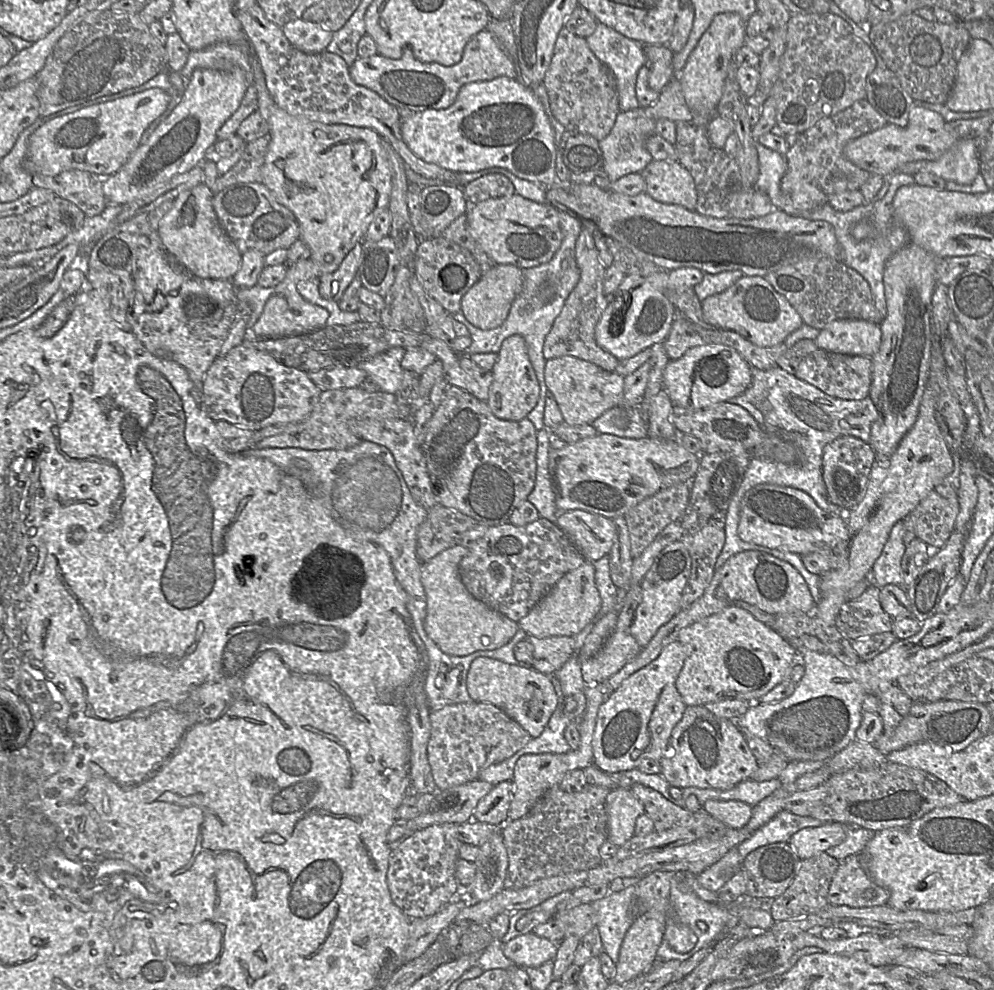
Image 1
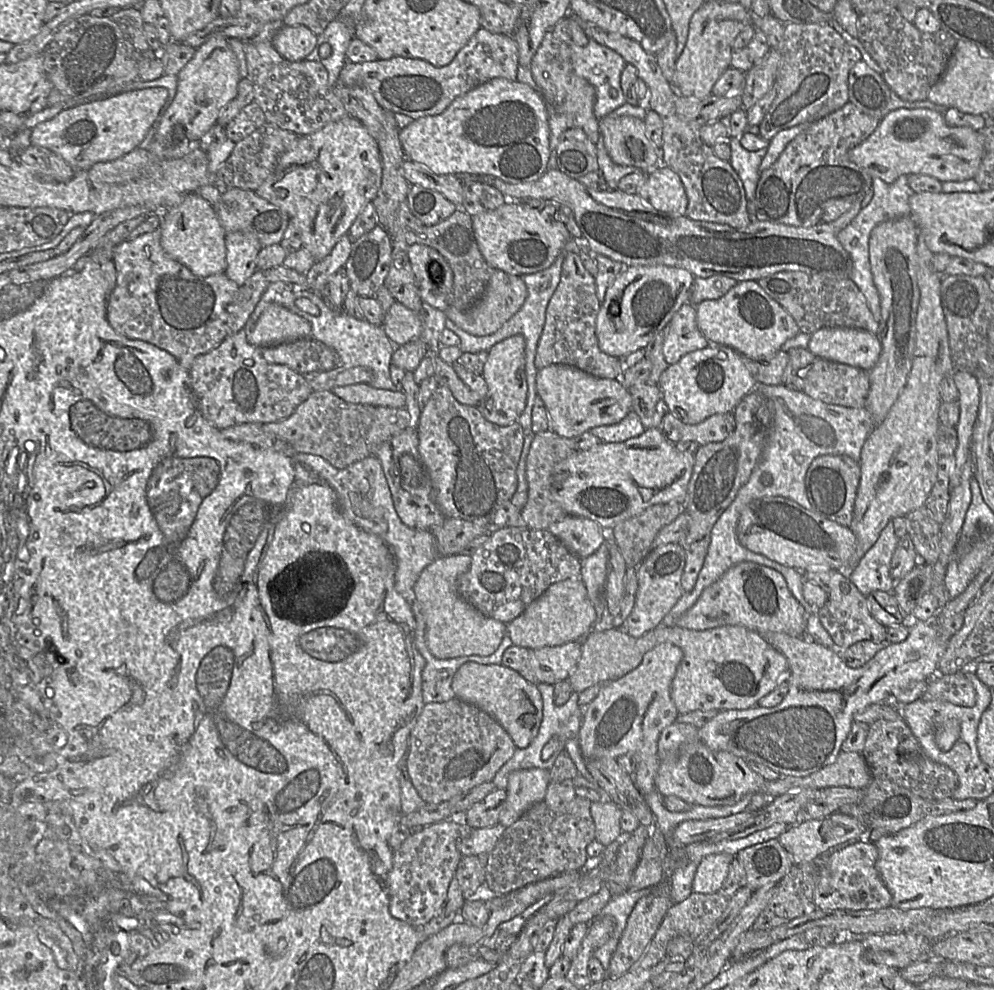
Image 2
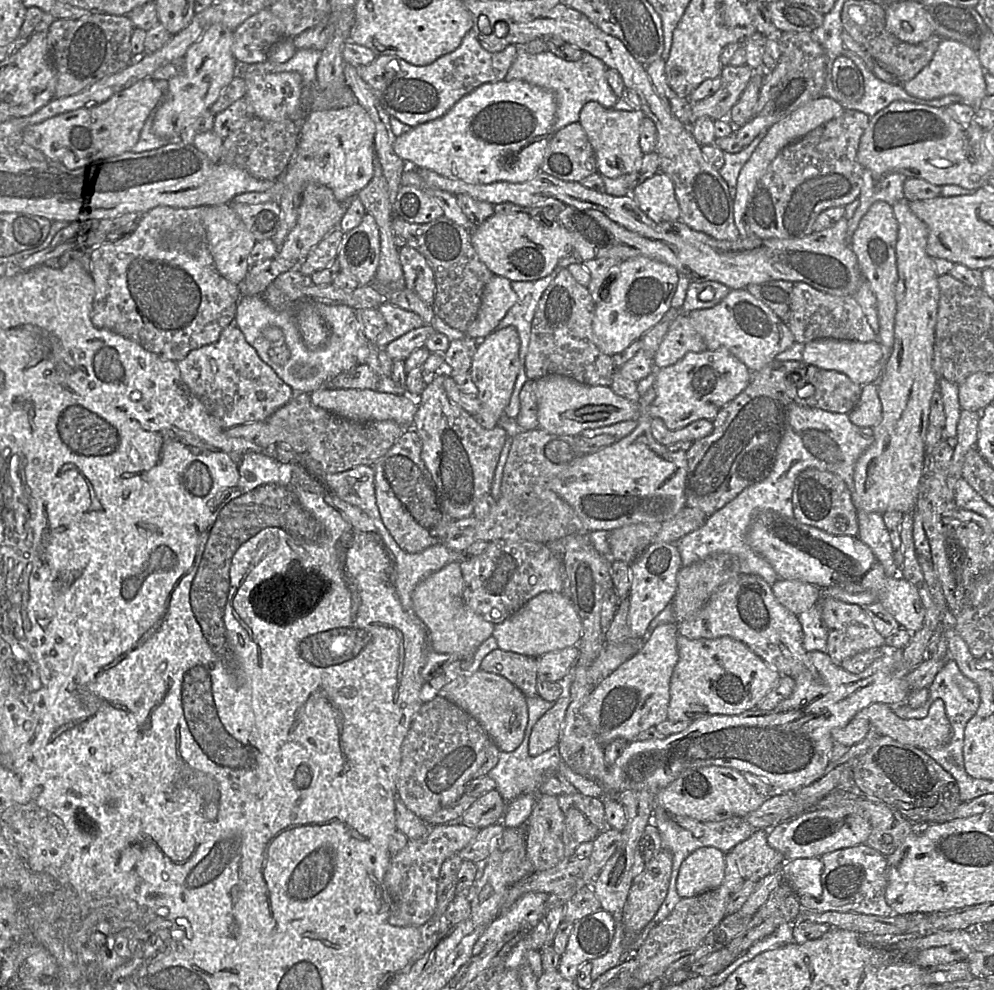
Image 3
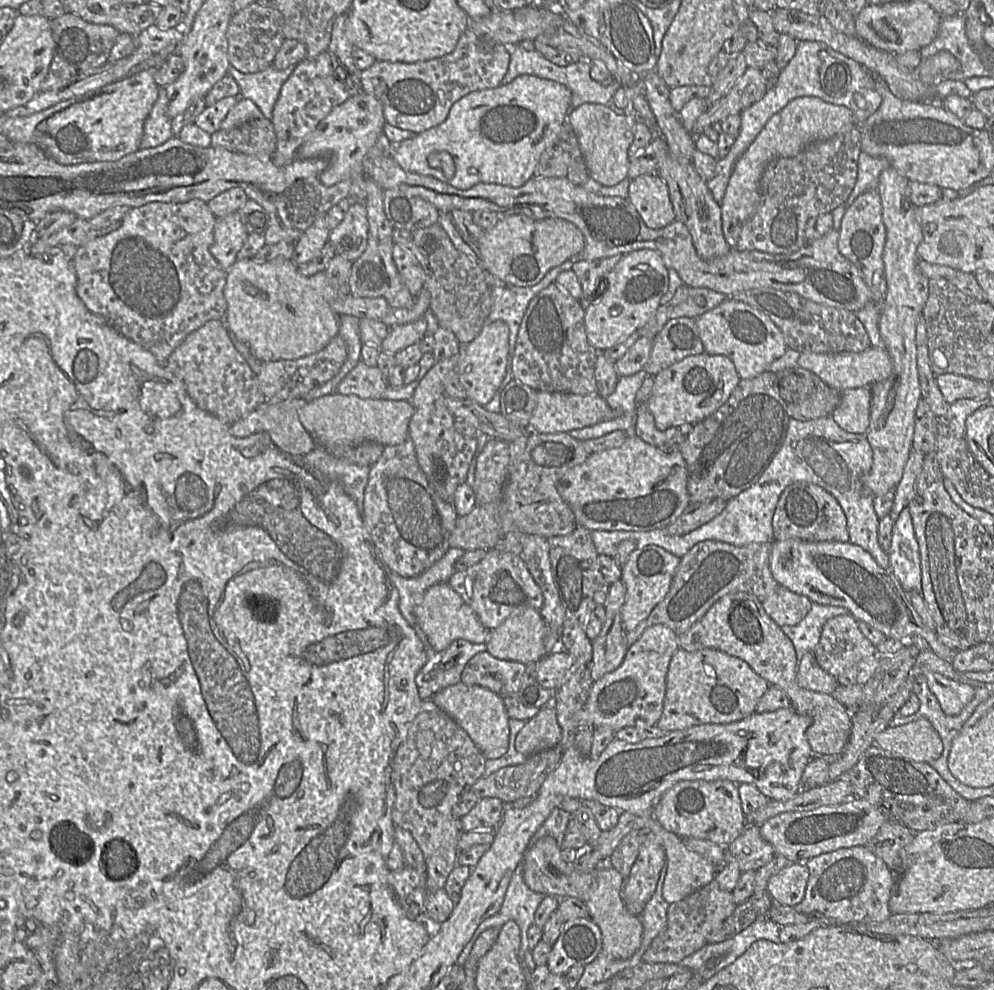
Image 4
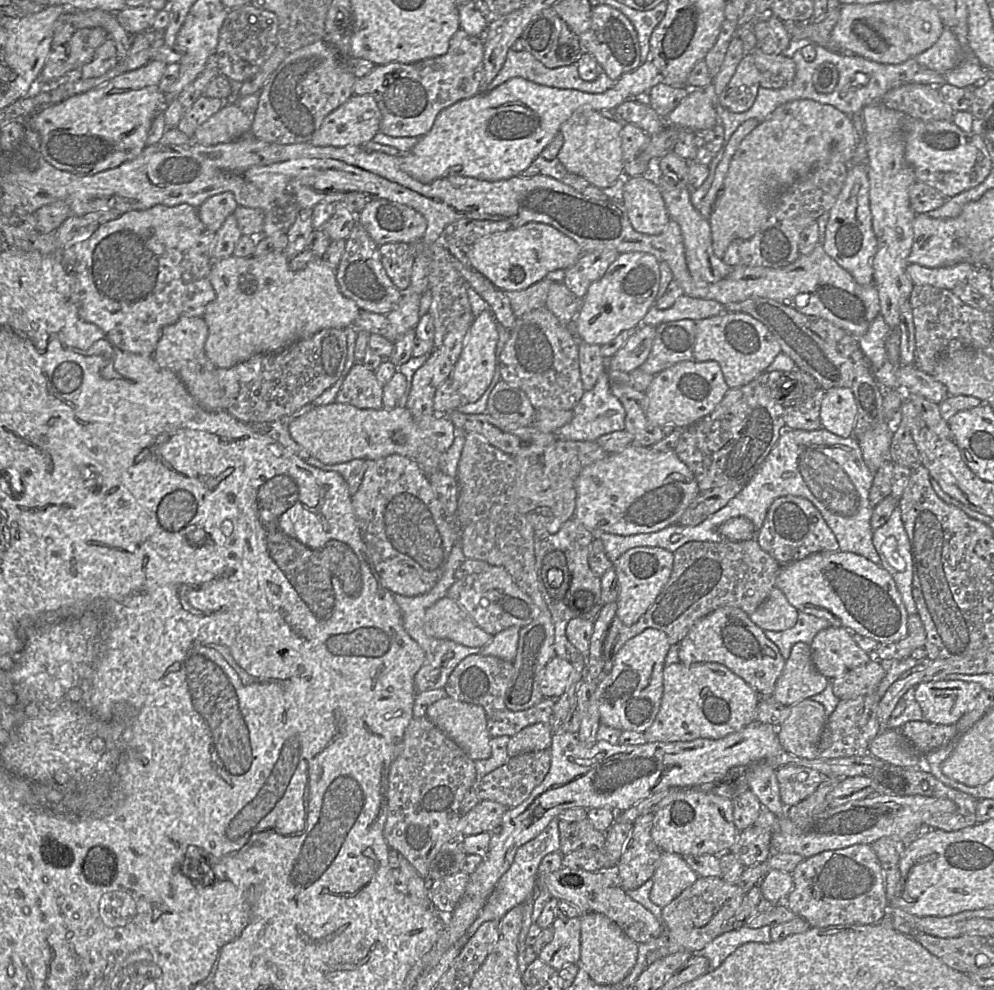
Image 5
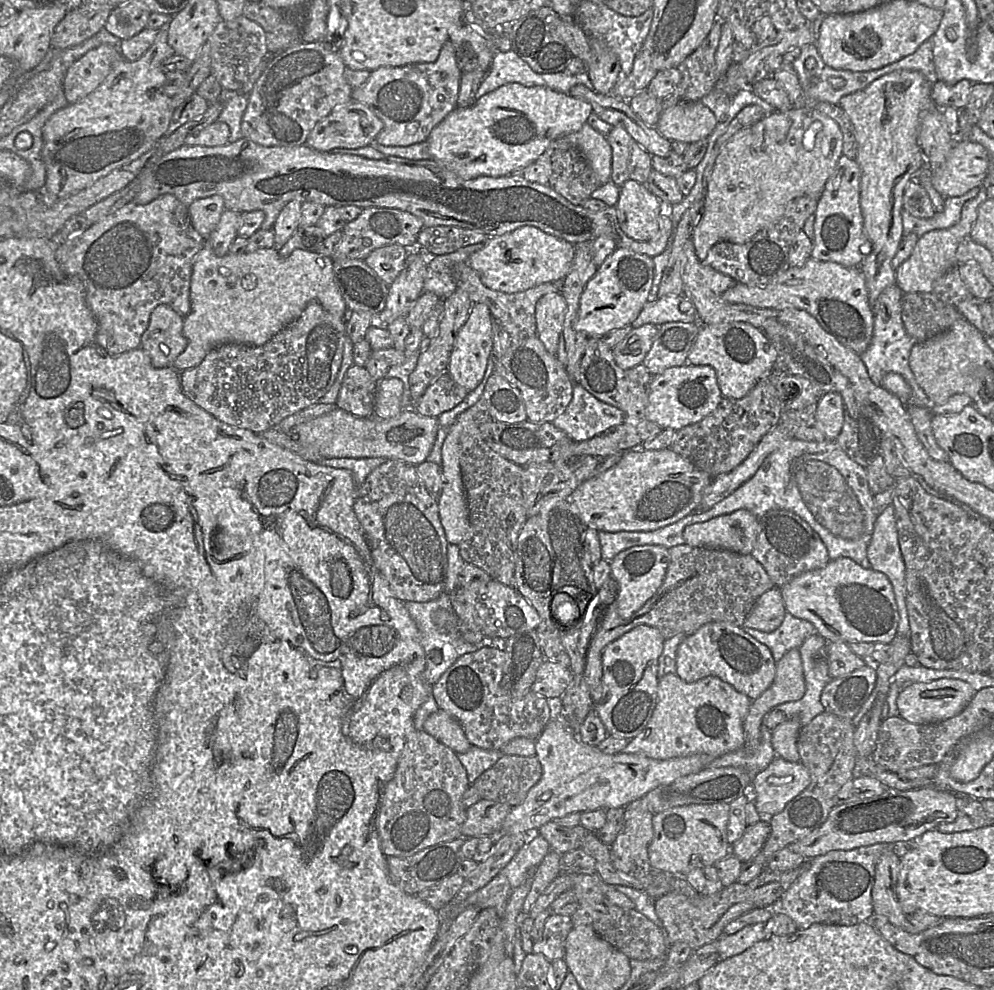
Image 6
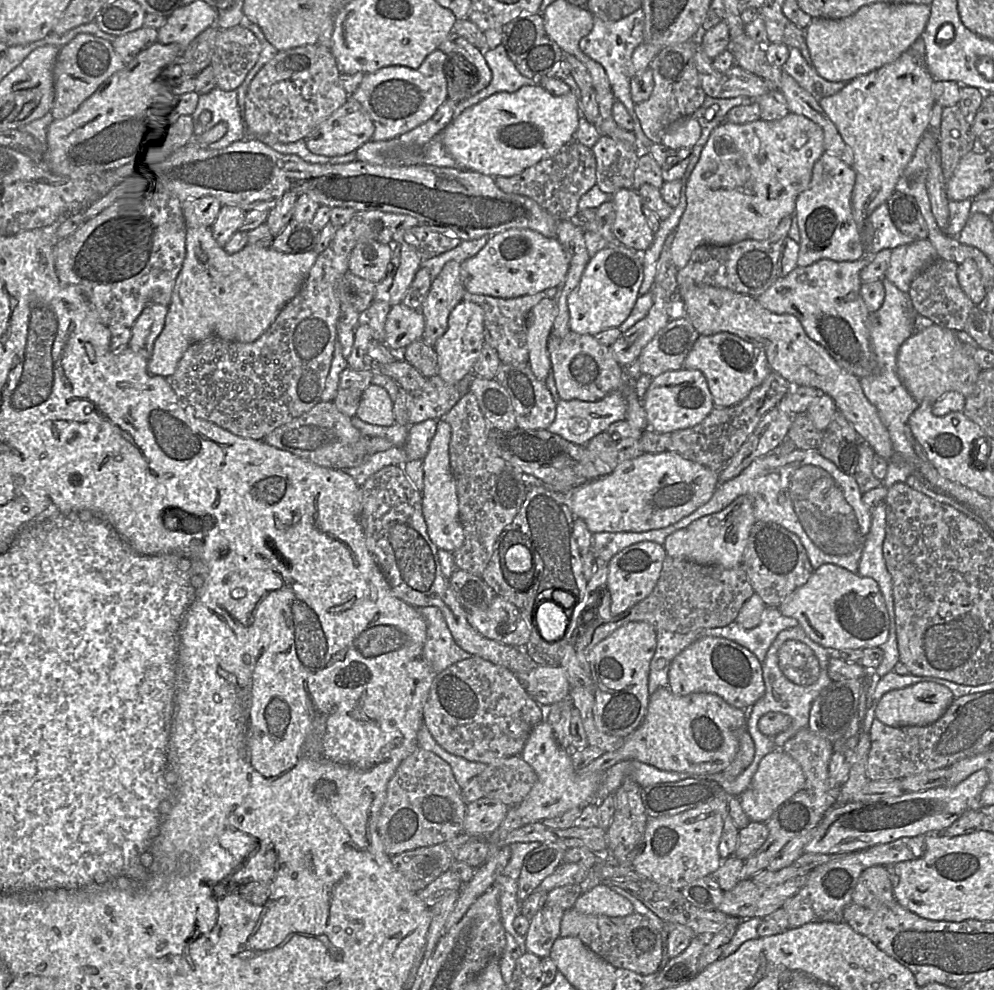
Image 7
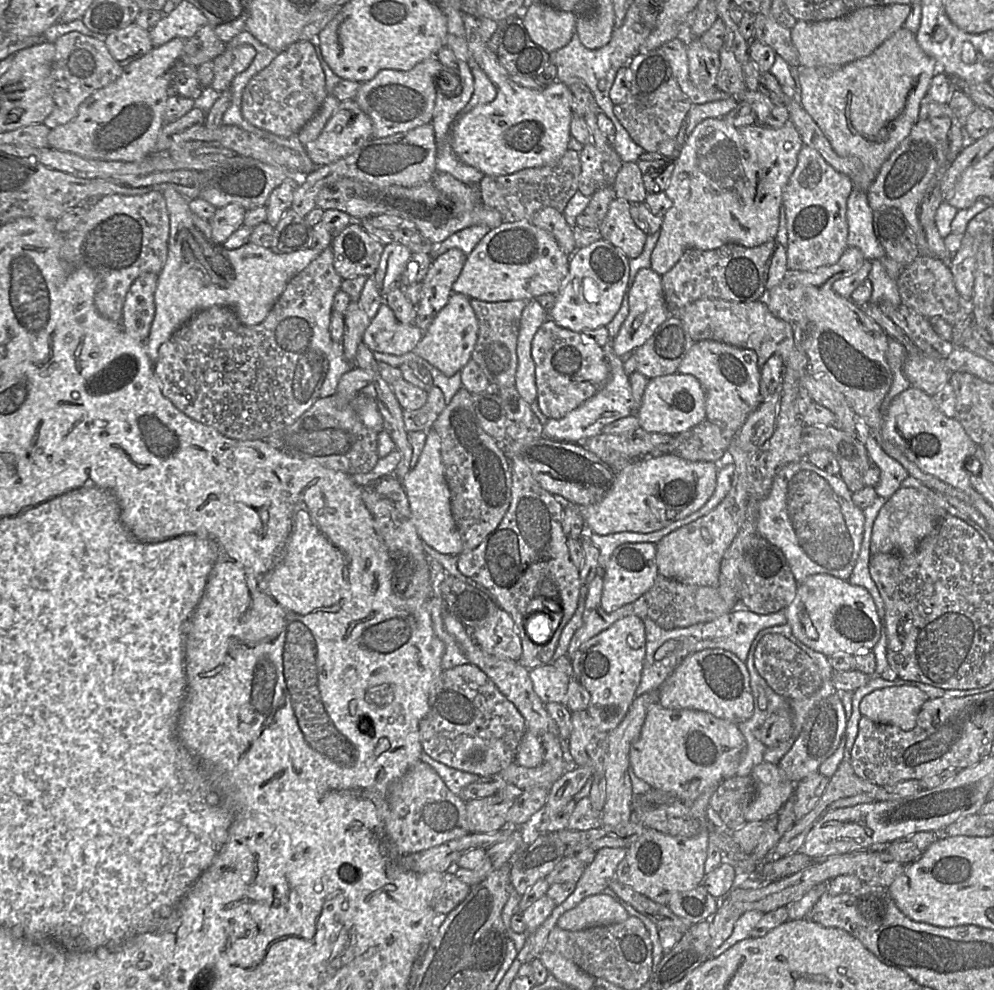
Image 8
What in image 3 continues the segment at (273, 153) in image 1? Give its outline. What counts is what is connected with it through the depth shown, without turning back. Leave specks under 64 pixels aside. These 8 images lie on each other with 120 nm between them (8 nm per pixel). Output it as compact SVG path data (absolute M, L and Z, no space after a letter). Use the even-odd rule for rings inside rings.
M359 103L340 109L309 112L301 123L296 152L281 176L274 181L273 187L264 192L238 194L230 203L278 203L284 187L301 194L311 182L331 189L338 201L356 197L374 177L375 130L372 118Z

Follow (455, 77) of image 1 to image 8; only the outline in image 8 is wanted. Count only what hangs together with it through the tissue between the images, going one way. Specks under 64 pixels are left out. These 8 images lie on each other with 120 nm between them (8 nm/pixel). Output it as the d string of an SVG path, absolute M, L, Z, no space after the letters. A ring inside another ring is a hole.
M432 57L410 71L382 70L373 79L361 83L354 101L371 119L373 138L407 132L432 121L436 102L436 77L442 68L437 57Z

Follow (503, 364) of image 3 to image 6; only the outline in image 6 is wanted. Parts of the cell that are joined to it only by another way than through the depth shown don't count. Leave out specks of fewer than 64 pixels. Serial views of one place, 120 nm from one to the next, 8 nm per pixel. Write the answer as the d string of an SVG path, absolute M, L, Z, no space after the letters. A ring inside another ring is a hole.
M474 303L467 320L459 329L450 355L446 372L453 380L468 392L474 390L482 381L489 358L492 355L492 315L489 307L483 303Z

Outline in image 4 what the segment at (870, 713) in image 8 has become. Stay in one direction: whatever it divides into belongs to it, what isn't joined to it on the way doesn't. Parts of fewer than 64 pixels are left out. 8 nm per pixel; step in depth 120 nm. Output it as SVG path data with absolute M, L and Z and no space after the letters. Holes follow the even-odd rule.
M920 669L925 676L927 684L936 696L941 709L946 715L958 715L973 699L975 690L972 686L956 682L940 673L927 669Z

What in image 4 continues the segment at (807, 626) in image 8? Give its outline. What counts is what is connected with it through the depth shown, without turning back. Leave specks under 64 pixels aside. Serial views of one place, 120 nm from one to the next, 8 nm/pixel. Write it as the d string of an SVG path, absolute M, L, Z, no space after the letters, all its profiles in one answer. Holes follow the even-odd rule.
M790 538L772 541L769 565L778 585L806 596L812 603L842 607L856 620L880 631L886 638L906 641L915 635L923 637L930 649L951 663L956 651L944 645L935 630L924 626L906 593L891 572L881 568L863 548L848 542L810 542Z

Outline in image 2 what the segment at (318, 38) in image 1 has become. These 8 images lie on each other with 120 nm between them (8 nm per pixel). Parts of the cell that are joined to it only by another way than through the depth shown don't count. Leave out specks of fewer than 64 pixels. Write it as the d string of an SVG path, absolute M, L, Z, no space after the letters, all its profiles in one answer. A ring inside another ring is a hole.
M304 25L283 26L274 36L272 44L289 61L301 61L318 45L317 35Z

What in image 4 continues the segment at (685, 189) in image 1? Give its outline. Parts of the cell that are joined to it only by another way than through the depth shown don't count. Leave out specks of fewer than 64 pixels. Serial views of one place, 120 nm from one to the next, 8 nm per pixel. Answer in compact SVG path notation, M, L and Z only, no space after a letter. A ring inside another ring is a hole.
M656 173L631 180L627 199L650 229L661 229L675 220L668 186Z

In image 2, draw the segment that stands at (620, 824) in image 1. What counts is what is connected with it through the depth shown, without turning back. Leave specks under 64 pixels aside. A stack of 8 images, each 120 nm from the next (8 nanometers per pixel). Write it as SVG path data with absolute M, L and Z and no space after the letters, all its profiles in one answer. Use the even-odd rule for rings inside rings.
M613 802L592 803L590 808L591 816L595 824L595 839L604 846L622 836L620 818L622 809Z

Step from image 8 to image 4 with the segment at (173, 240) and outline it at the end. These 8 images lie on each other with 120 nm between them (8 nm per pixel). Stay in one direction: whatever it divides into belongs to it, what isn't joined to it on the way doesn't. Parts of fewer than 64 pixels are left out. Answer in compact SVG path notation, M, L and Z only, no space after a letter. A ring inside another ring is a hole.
M276 258L269 262L256 263L253 259L240 259L226 271L226 284L224 287L224 297L227 308L224 316L229 336L234 335L237 341L245 344L251 354L261 363L273 362L279 360L295 360L322 350L330 340L338 335L339 315L331 308L331 302L339 296L338 291L329 283L325 272L318 272L312 276L302 276L297 266L291 261L284 258Z

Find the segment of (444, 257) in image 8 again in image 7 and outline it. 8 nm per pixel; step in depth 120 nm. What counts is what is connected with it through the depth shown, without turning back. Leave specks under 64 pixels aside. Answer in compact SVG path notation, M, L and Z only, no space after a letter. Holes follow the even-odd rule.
M452 260L444 265L441 272L432 279L430 290L421 305L420 311L425 319L425 330L422 339L431 347L445 333L451 311L459 302L464 300L464 294L467 292L461 277L461 263Z

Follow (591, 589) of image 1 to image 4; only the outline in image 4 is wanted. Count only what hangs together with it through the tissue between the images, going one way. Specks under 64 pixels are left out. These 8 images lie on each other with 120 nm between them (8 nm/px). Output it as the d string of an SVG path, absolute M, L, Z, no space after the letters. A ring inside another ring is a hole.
M528 607L513 613L498 628L490 631L486 651L497 659L527 665L548 655L545 636L546 625L540 610Z

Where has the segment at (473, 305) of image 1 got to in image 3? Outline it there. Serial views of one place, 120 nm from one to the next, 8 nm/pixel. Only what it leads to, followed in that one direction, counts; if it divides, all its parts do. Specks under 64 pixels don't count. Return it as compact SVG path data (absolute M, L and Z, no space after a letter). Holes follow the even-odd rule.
M493 275L486 284L476 318L468 326L466 333L473 339L483 339L496 330L507 312L517 303L517 294L511 287L511 281L505 277Z

